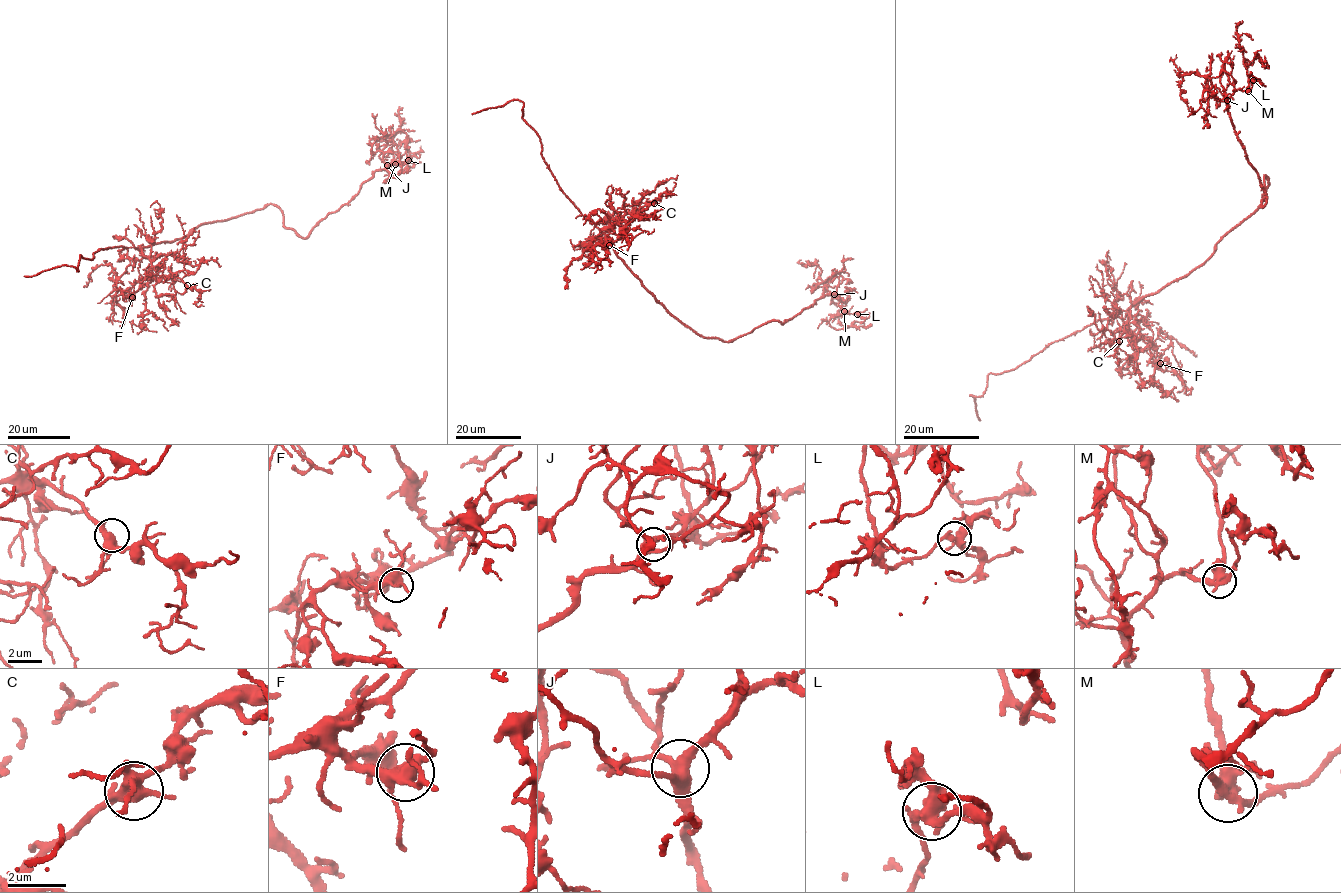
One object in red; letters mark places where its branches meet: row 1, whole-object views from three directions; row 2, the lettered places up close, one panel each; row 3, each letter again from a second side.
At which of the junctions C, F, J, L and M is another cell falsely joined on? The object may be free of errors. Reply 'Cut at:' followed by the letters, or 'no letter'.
Cut at: no letter

